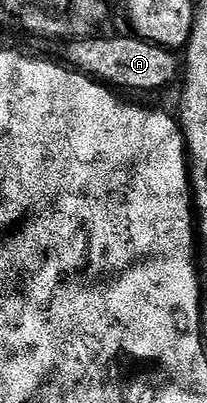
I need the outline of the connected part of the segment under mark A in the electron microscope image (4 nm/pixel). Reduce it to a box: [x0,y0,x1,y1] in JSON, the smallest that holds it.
[64,34,183,93]

